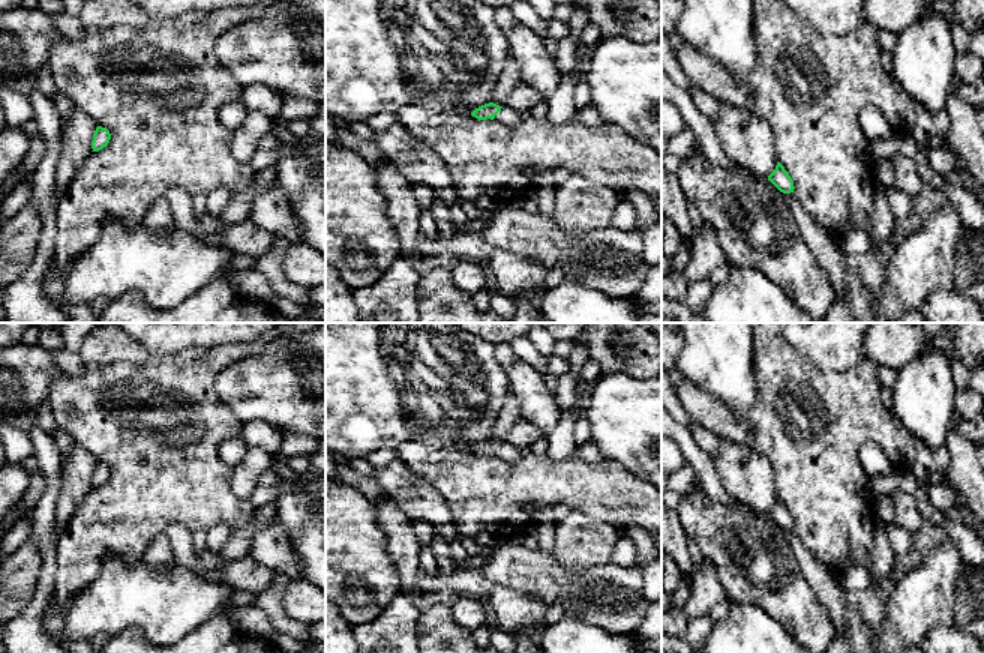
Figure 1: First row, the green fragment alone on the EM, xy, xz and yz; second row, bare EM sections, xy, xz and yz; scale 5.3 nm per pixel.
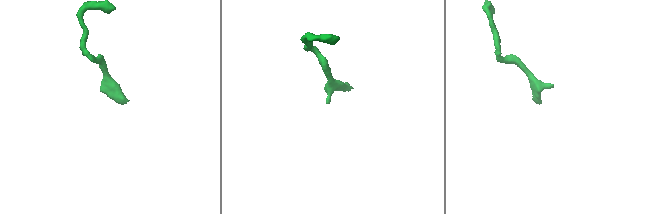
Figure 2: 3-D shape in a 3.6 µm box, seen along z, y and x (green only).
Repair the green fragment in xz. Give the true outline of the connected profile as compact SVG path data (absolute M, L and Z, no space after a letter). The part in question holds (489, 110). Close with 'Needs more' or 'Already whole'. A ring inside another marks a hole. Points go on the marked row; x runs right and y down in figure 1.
M489 102L489 104L484 104L478 108L476 108L472 113L471 113L472 117L478 119L478 120L486 120L486 119L490 119L490 120L498 120L500 123L508 126L508 128L514 128L520 123L522 120L522 114L520 111L518 110L513 110L507 105L504 107L500 107L494 102Z. Needs more

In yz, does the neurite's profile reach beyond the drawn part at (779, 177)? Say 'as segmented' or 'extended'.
as segmented

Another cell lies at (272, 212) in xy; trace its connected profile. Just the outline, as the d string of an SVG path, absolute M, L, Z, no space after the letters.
M274 183L255 194L250 209L250 221L261 230L284 237L288 243L303 240L297 219L284 189Z

